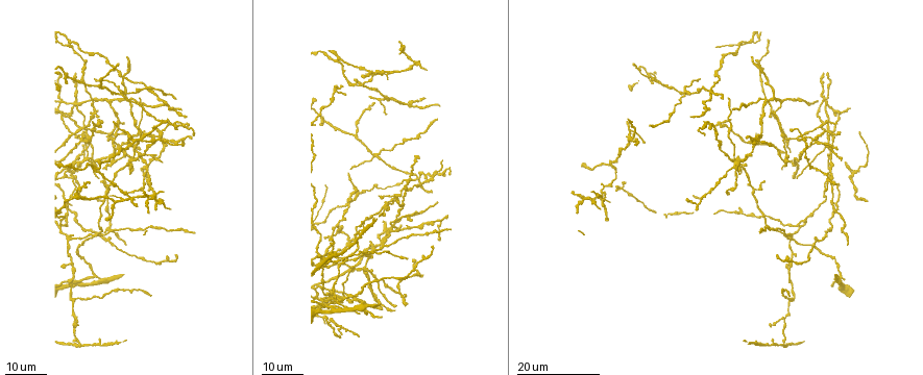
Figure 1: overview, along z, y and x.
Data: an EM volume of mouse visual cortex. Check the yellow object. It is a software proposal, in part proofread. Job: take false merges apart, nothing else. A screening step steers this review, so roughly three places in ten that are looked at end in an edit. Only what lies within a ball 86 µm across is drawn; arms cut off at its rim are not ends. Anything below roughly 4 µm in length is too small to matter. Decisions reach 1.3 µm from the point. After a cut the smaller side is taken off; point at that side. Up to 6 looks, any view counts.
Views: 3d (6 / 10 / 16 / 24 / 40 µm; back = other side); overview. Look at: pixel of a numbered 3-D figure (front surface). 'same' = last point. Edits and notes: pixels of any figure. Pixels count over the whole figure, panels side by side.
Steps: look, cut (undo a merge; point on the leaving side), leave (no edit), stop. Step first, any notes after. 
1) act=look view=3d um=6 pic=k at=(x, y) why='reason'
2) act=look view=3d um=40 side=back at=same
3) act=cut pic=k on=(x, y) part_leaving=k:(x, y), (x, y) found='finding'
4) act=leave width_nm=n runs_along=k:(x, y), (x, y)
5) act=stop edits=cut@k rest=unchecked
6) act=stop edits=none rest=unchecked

act=look view=3d um=16 pic=1 at=(821, 143) why='branch point'

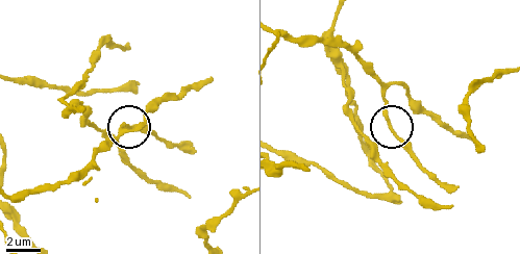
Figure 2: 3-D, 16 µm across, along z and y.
act=look view=3d um=6 pic=2 at=(390, 128) why='closer look'

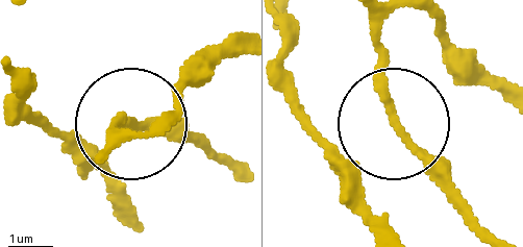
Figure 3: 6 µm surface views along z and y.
act=leave width_nm=170 runs_along=3:(18, 102), (81, 140), (138, 121), (201, 132) found='all the same cell'

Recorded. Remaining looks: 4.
act=look view=3d um=24 pic=1 at=(131, 157) why='looks like a crossing'

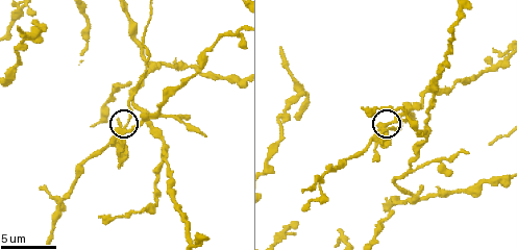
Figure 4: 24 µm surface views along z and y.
act=look view=3d um=6 pic=4 at=(123, 129)

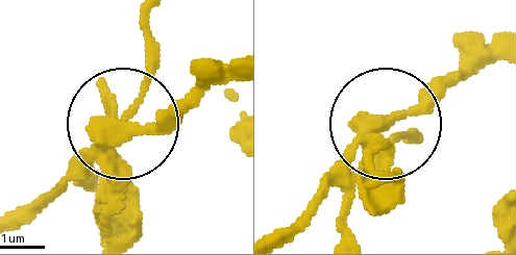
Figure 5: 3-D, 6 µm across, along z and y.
act=cut pic=5 on=(114, 95) arms=4 found='two cells meet here'

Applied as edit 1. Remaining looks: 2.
act=look view=3d um=16 pic=1 at=(72, 178) why='thick turns thin'

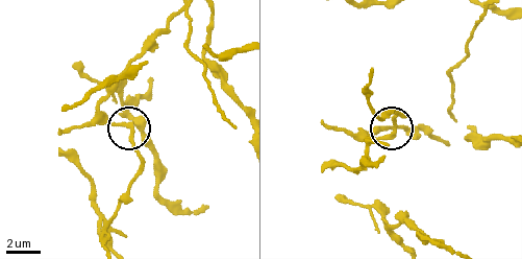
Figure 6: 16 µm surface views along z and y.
act=look view=3d um=10 pic=6 at=(126, 126)

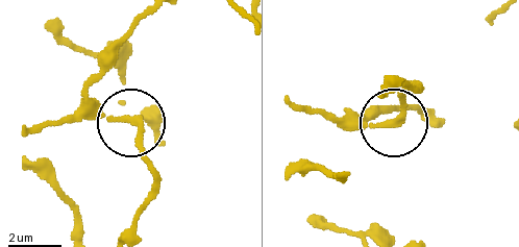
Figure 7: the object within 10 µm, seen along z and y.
act=leave runs_along=7:(126, 230), (153, 177), (138, 127), (106, 117), (68, 117) found='one cell here'

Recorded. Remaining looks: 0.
act=stop edits=cut@5 rest=unchecked

